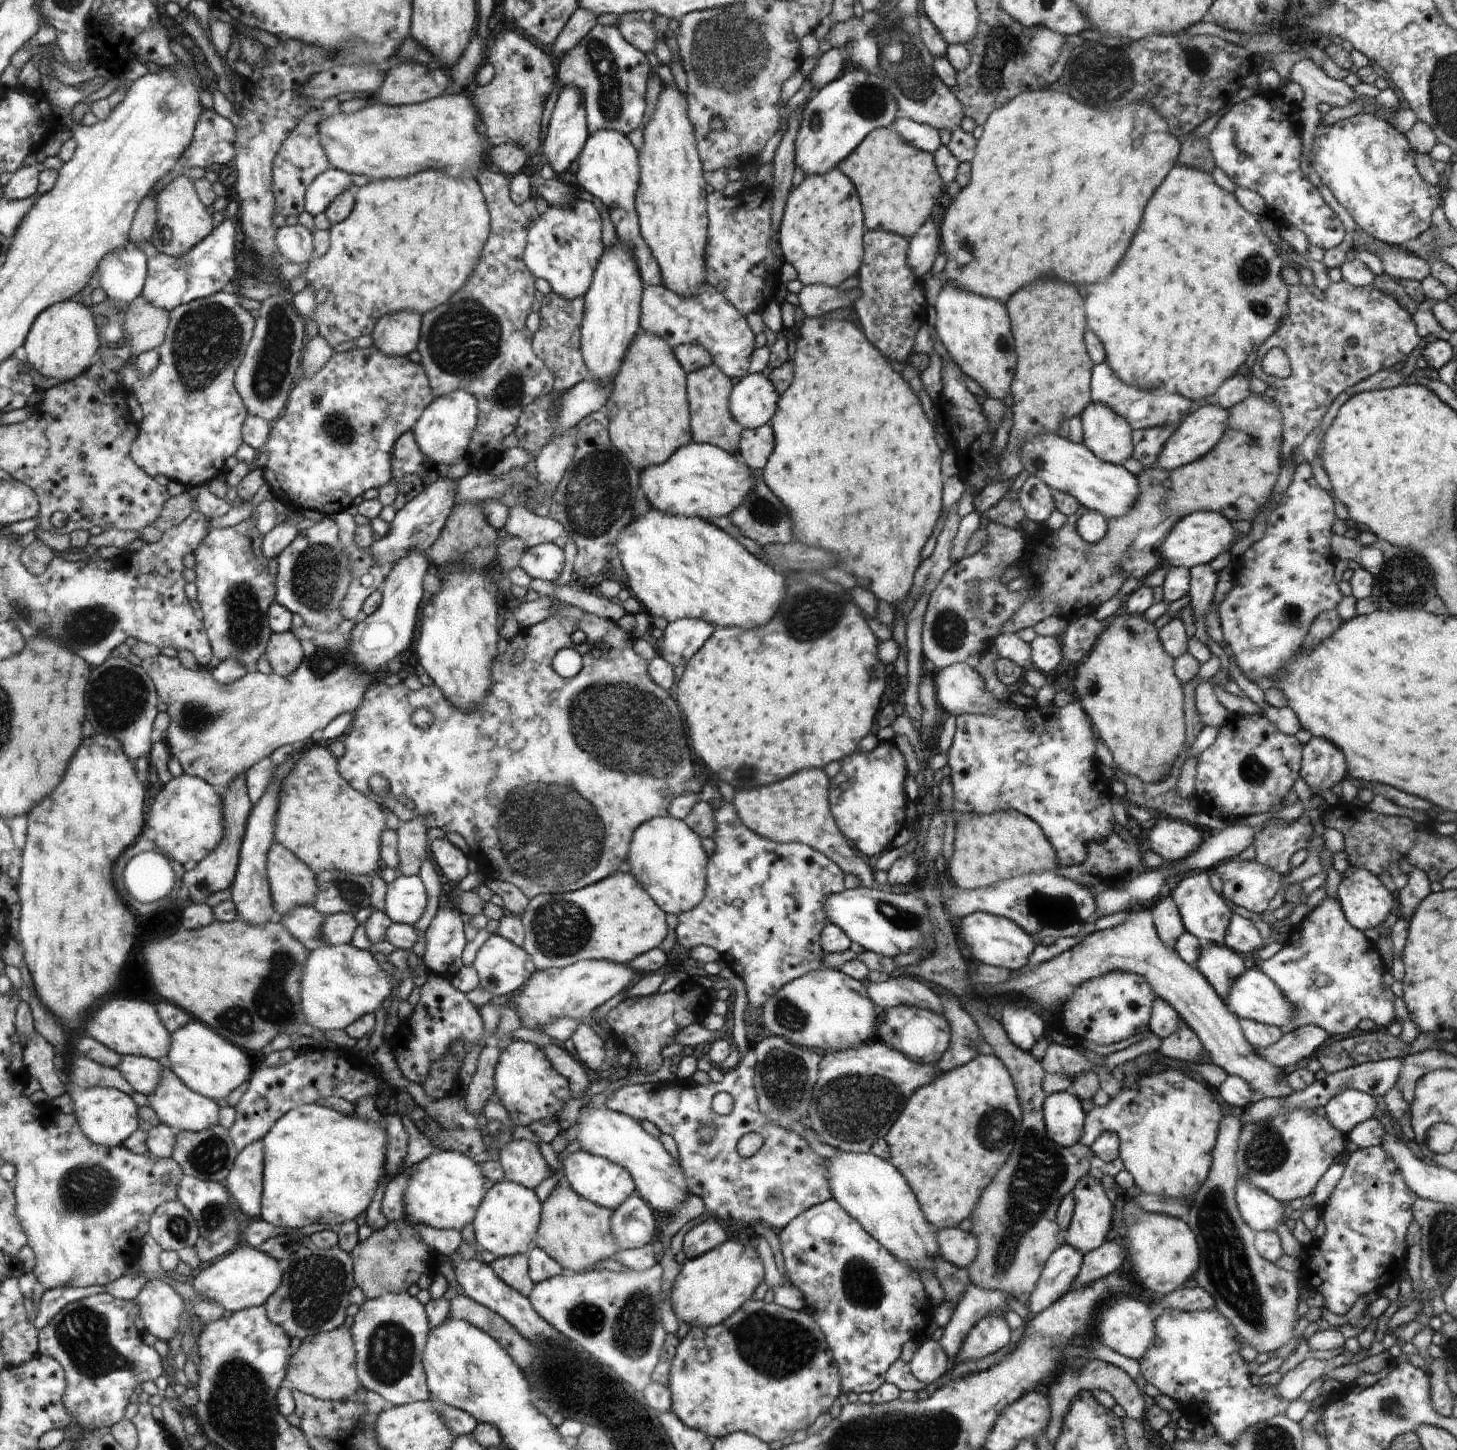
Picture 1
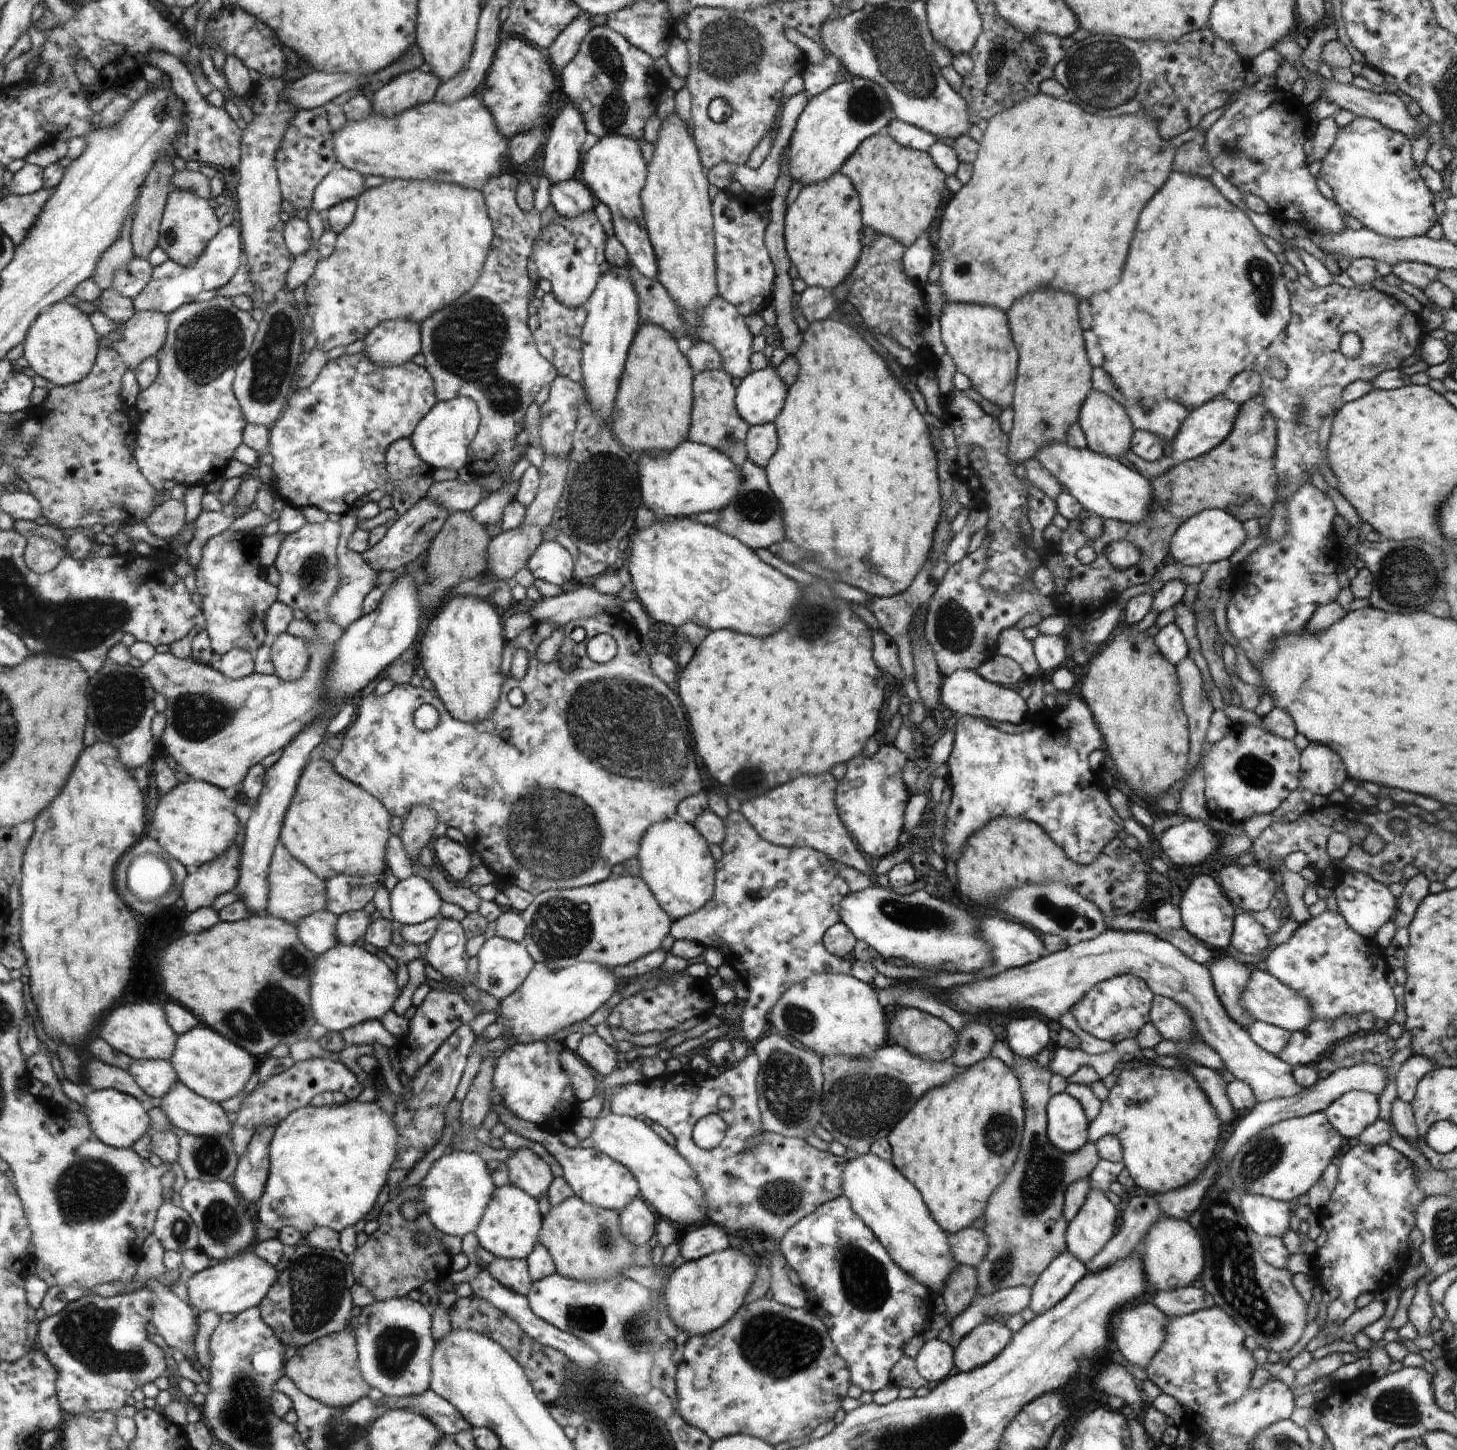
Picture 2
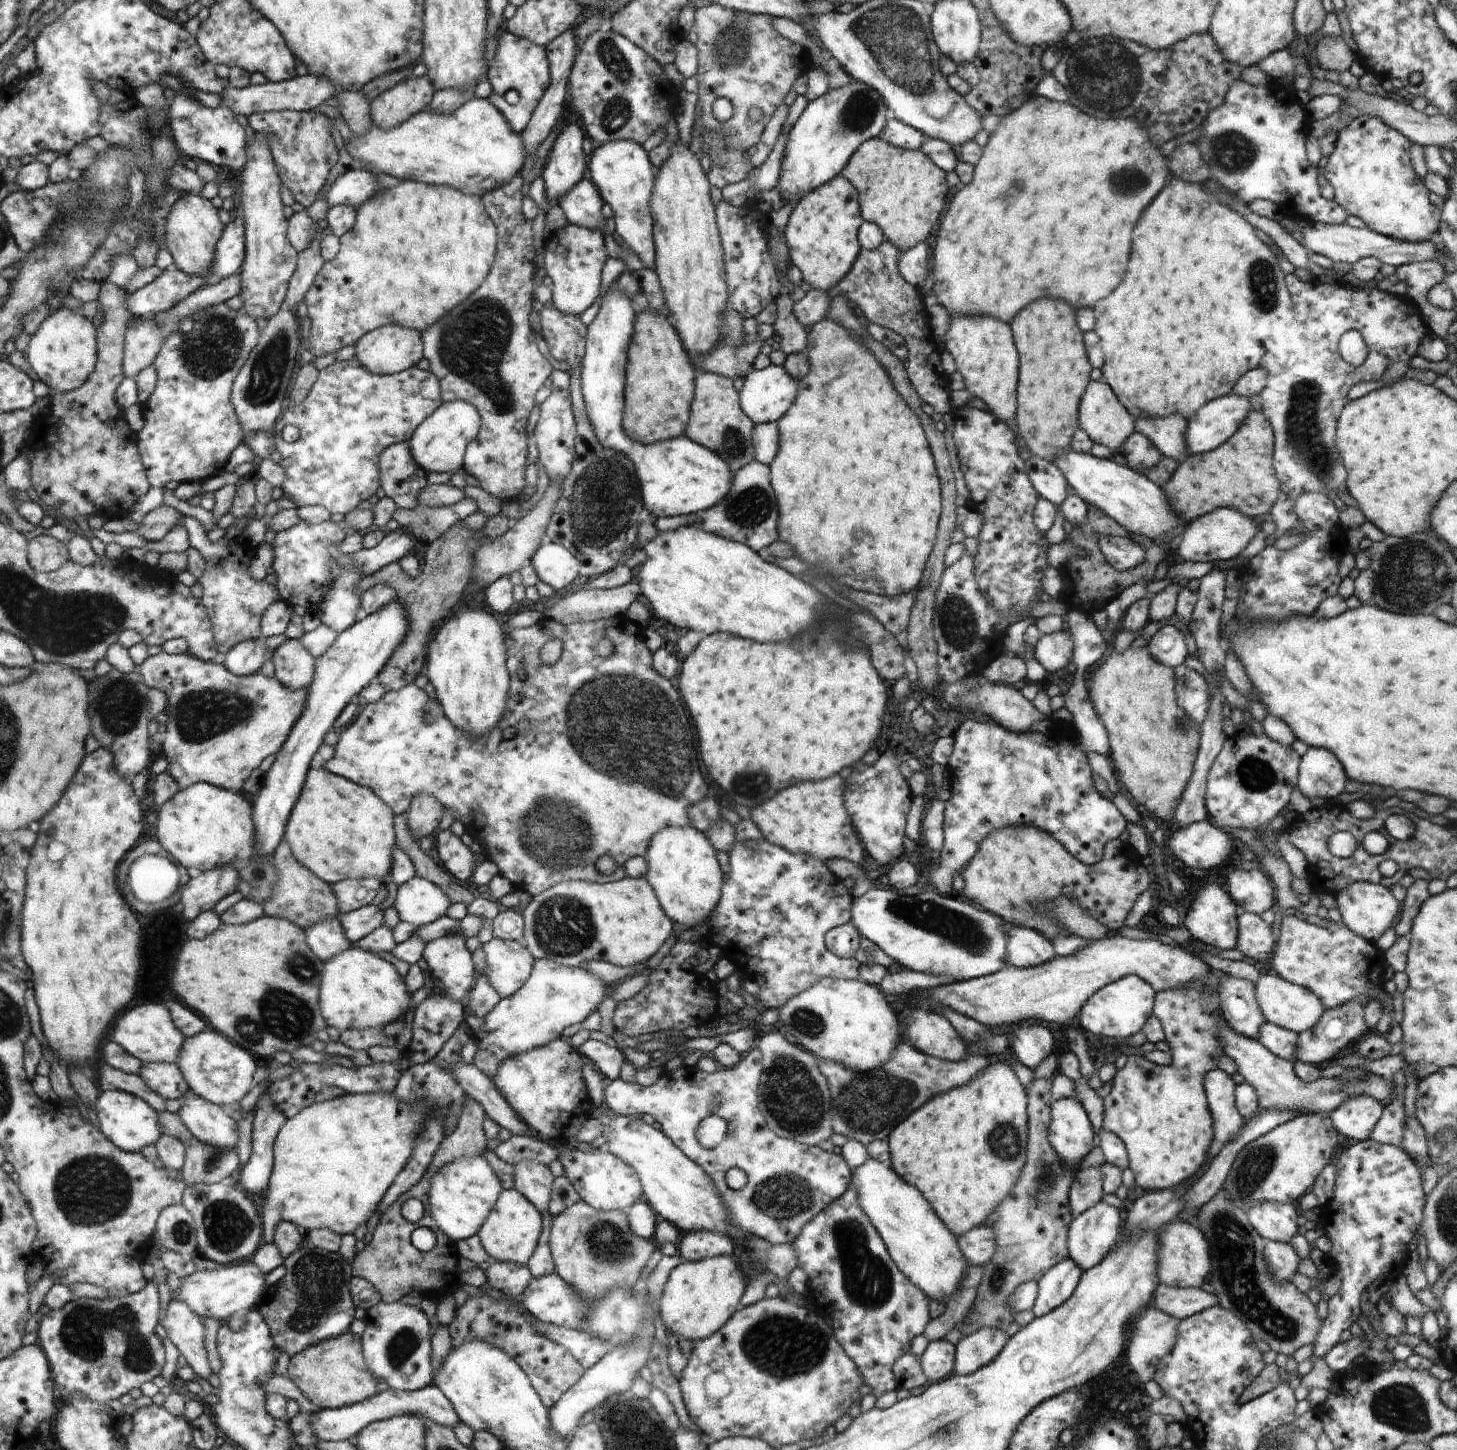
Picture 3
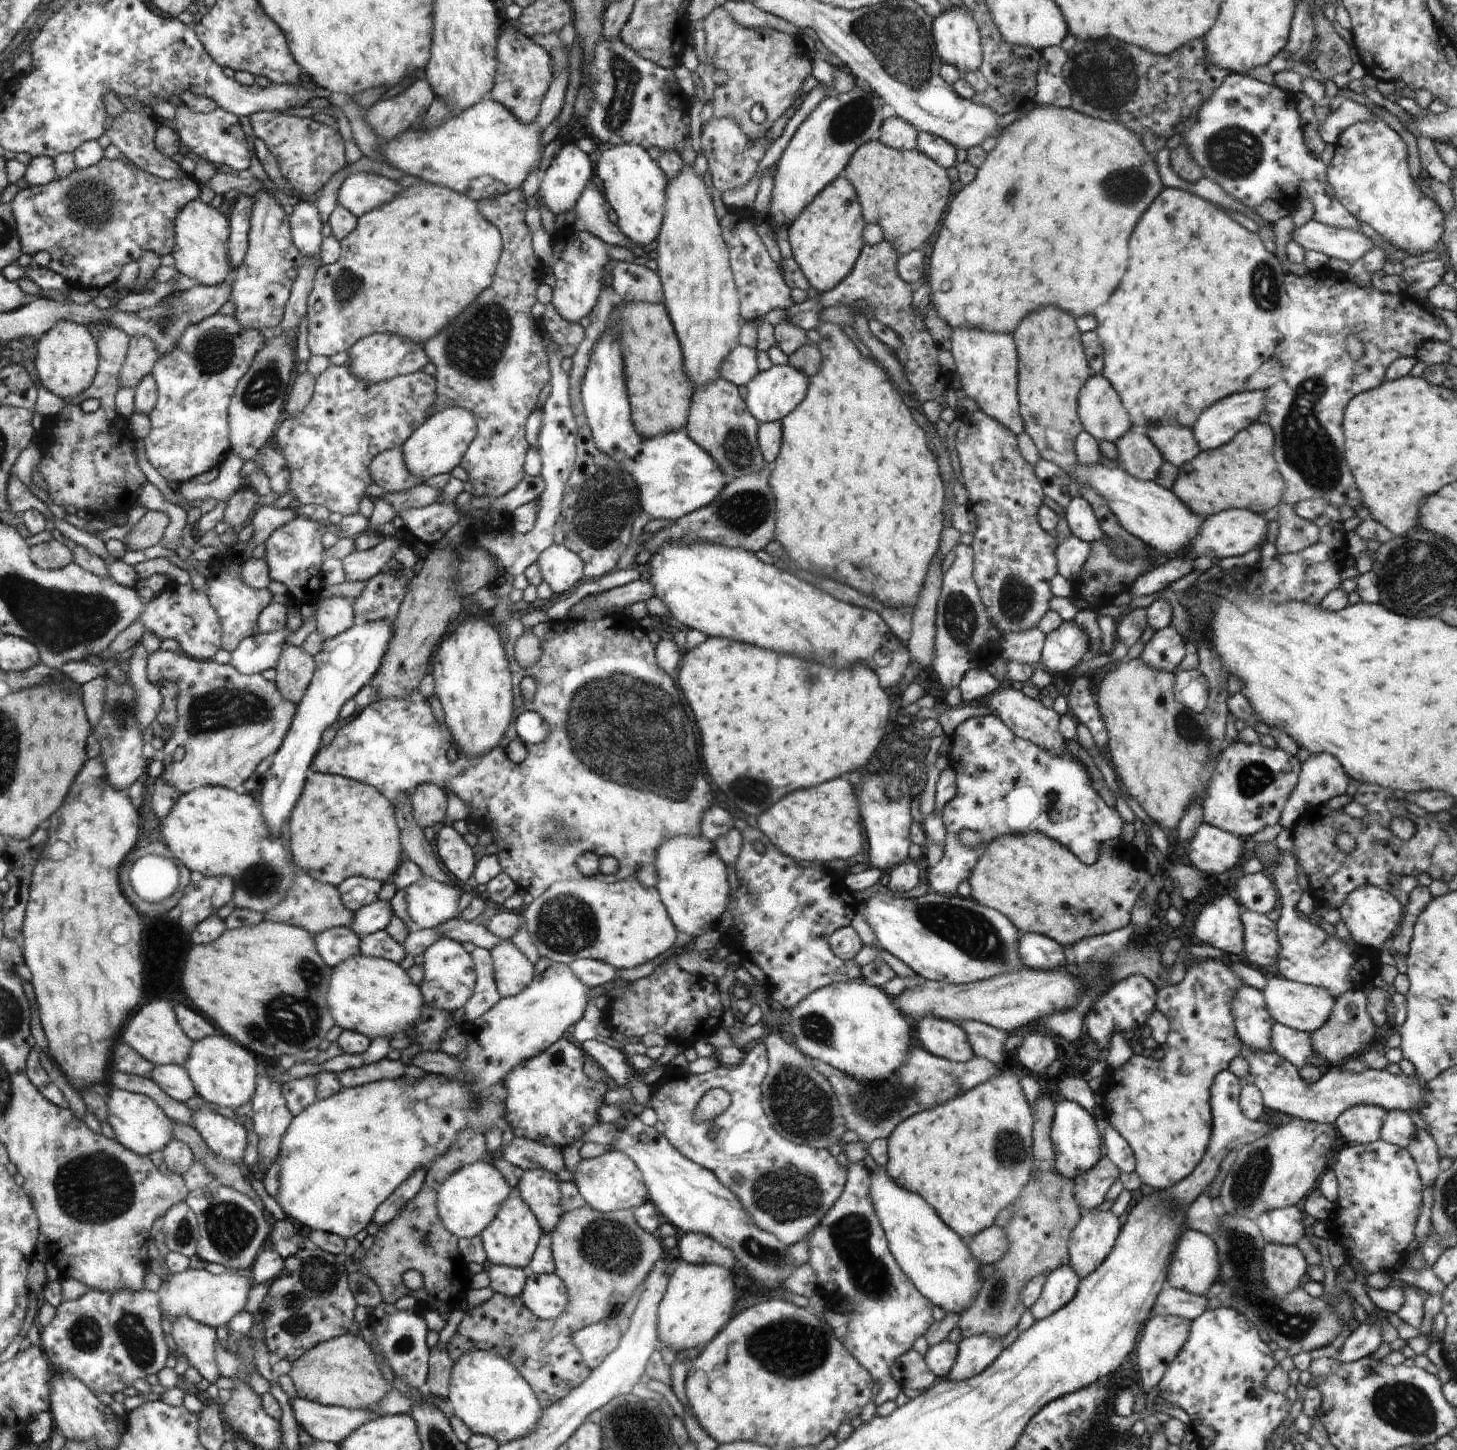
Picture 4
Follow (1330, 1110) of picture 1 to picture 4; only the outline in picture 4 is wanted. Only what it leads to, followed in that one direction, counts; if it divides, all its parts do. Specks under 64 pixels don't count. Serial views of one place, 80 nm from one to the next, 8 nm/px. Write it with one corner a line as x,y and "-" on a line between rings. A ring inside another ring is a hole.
1356,1104
1336,1118
1340,1137
1356,1144
1379,1141
1386,1110
1374,1104

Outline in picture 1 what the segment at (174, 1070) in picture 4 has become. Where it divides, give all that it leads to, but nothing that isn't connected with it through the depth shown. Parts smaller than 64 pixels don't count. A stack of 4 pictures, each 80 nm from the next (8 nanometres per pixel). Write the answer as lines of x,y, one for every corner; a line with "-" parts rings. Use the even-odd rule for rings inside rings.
123,1055
116,1068
136,1092
146,1096
152,1095
159,1088
165,1070
159,1060
138,1055

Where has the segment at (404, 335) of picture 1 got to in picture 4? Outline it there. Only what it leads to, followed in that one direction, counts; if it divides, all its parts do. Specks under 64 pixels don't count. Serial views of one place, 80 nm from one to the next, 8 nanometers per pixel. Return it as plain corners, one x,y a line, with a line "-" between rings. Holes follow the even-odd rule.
388,332
366,336
348,350
347,363
352,371
360,376
360,380
376,383
382,380
391,380
394,376
408,375
412,372
422,370
426,364
430,363
430,358
423,349
422,344
414,340
406,340
404,336
395,336

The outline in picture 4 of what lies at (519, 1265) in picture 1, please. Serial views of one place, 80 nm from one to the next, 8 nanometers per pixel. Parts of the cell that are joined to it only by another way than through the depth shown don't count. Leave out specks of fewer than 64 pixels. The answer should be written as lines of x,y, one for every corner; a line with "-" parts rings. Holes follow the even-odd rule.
491,1264
487,1266
486,1270
490,1277
489,1287
494,1293
508,1298
521,1297
530,1274
527,1268

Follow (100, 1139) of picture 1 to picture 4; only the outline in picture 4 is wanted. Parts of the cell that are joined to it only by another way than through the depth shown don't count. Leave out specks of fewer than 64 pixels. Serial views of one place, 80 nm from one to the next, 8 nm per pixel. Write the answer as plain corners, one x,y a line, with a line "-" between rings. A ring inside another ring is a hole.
120,1089
108,1093
108,1123
116,1135
116,1141
124,1148
140,1156
162,1151
174,1139
174,1122
164,1110
148,1096

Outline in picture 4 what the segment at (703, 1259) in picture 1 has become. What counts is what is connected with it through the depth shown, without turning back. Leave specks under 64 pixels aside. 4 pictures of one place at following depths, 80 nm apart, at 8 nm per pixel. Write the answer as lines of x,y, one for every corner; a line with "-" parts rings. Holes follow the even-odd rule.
678,1262
658,1308
657,1334
661,1342
678,1354
681,1350
709,1344
719,1335
734,1310
734,1278
728,1270
718,1264

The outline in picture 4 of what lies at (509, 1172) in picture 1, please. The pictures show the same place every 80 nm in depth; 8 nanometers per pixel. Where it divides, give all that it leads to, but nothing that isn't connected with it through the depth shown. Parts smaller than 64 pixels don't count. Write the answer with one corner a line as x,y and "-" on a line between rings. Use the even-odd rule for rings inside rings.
536,1168
536,1170
524,1170
518,1182
518,1191
522,1198
531,1206
532,1212
539,1218
543,1232
551,1234
556,1229
556,1224
560,1223
564,1212
560,1210
560,1188
558,1188
557,1174
552,1174
550,1182
550,1172

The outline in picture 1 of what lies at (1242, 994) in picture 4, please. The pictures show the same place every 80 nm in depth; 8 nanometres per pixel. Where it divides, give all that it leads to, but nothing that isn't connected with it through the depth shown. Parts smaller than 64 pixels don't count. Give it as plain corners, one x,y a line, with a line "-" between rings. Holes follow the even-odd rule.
1203,943
1196,968
1212,985
1212,988
1225,1002
1235,980
1247,969
1236,951
1224,948
1224,944

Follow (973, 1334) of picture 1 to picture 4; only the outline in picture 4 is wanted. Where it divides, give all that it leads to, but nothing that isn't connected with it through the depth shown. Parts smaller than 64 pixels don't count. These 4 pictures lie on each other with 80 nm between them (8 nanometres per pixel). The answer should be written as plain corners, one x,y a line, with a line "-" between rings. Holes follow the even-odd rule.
990,1334
963,1338
957,1344
956,1361
948,1378
956,1381
967,1380
987,1371
1003,1353
1002,1339

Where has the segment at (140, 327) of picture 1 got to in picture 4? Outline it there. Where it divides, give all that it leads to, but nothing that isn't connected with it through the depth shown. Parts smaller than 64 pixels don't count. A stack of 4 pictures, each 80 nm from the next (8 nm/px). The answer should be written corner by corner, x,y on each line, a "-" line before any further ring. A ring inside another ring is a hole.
132,336
130,351
119,376
119,381
122,382
120,387
136,389
139,383
151,375
158,361
158,350
154,341
148,336

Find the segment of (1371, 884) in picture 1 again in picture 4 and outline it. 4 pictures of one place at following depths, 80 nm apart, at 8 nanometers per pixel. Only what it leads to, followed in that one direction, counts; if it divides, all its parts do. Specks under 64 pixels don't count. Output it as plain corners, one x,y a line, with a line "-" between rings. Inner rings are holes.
1360,886
1352,890
1344,902
1340,904
1338,911
1340,918
1348,927
1350,935
1356,944
1360,946
1378,949
1381,951
1382,944
1397,933
1402,921
1403,906
1391,893
1376,886

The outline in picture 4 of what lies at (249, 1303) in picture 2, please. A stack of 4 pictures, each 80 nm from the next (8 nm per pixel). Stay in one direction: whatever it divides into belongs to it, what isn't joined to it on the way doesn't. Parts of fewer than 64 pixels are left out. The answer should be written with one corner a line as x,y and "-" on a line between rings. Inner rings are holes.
191,1270
170,1276
165,1285
161,1284
160,1297
164,1304
164,1316
170,1321
178,1316
188,1316
200,1324
212,1327
214,1330
222,1324
228,1324
232,1316
241,1313
248,1302
248,1290
250,1290
250,1278
244,1278
234,1271
226,1270
223,1274
211,1274
204,1270

